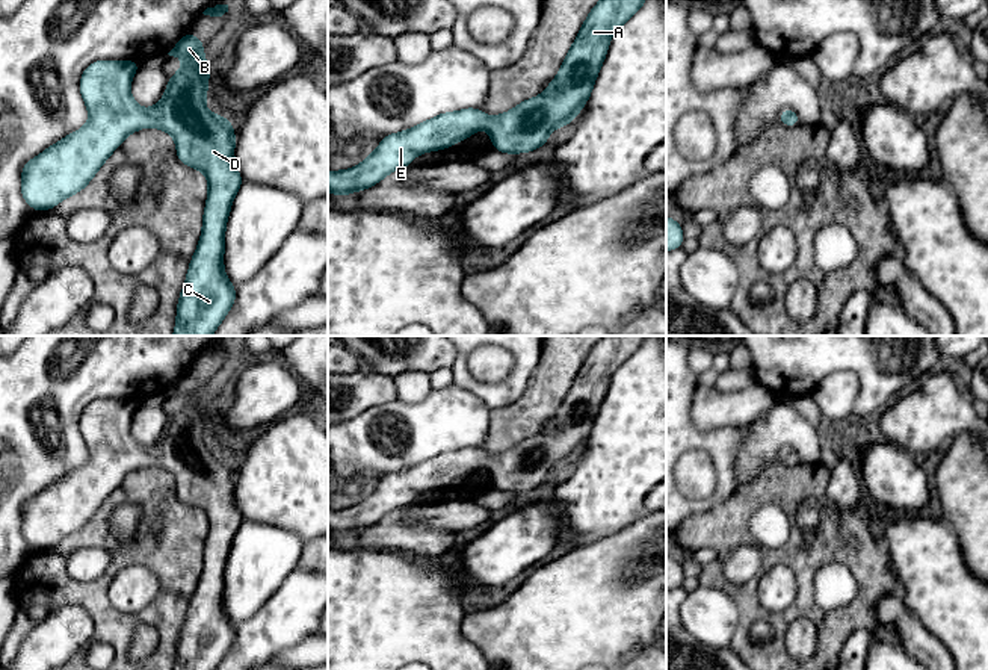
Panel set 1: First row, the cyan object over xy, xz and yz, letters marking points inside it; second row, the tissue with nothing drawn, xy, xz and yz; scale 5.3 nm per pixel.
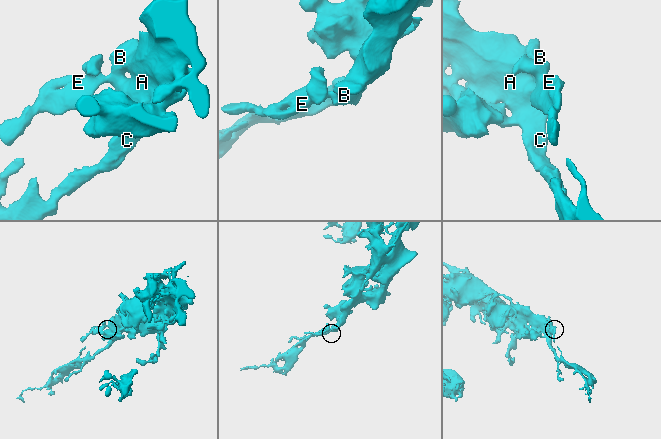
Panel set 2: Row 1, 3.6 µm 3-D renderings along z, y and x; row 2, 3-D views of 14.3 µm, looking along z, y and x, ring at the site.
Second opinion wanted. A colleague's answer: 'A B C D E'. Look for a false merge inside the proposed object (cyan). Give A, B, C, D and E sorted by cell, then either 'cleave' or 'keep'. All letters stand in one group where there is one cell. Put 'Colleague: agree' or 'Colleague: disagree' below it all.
groups A B C D E; keep
Colleague: agree

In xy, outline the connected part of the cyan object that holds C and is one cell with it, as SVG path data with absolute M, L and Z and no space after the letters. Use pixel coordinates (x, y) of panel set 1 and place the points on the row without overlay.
M190 369L177 381L168 393L183 396L186 402L169 416L163 437L147 449L133 439L130 431L130 422L139 408L137 399L92 401L85 407L79 422L89 451L89 461L24 502L21 511L21 535L32 547L44 551L83 529L130 472L144 466L156 466L175 478L177 498L207 516L208 535L202 555L202 572L177 643L174 670L215 670L236 640L236 626L224 610L224 588L227 558L243 517L234 501L233 461L204 448L210 416L207 398L202 393L204 383Z

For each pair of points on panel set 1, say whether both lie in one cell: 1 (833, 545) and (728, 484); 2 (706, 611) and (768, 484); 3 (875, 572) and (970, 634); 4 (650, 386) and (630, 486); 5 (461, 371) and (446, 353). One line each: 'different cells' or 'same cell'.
1: different cells
2: different cells
3: different cells
4: same cell
5: different cells

